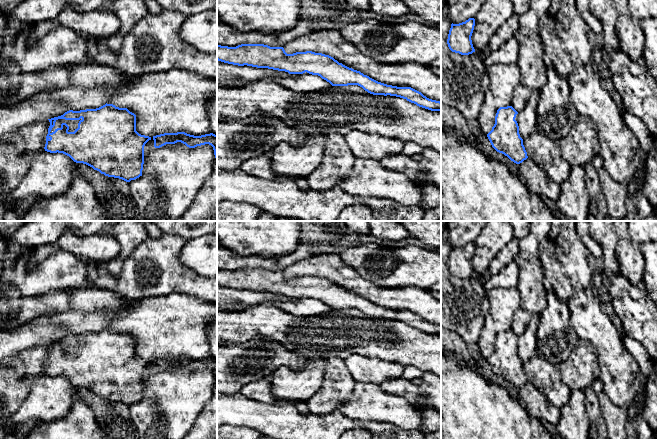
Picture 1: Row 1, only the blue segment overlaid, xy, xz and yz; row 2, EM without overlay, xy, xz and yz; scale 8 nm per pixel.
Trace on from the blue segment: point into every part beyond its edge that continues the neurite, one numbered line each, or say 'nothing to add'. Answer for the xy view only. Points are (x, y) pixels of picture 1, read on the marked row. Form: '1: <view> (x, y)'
1: xy (73, 124)

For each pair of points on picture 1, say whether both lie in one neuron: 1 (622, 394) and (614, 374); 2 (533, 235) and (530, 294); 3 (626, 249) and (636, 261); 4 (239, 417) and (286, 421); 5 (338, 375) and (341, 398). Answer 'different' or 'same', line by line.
1: same
2: same
3: same
4: same
5: same

